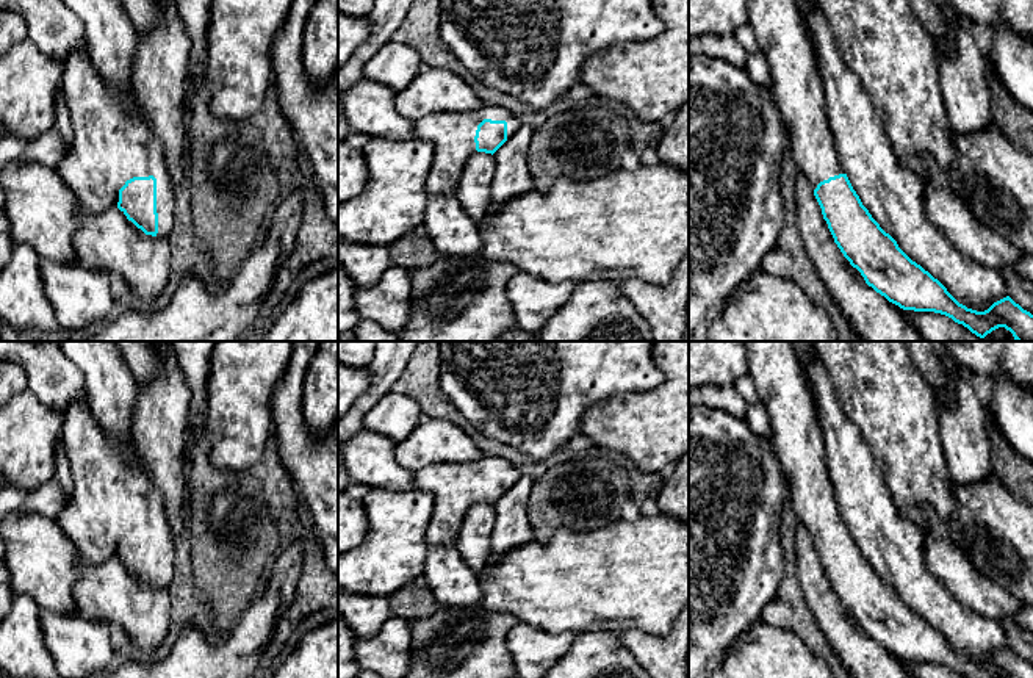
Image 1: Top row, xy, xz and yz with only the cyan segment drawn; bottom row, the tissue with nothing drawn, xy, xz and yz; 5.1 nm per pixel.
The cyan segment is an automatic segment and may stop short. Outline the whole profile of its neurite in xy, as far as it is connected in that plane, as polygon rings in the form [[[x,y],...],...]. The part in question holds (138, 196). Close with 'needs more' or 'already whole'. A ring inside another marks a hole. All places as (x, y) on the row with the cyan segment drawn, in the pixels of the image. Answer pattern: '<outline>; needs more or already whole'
[[[88,49],[72,53],[63,66],[61,94],[72,121],[72,141],[55,169],[91,213],[116,205],[146,235],[169,238],[175,224],[175,199],[164,147],[152,132],[133,88],[110,88],[94,67]]]; needs more

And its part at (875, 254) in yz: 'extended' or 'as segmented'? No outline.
extended

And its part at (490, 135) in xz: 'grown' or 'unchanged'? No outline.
grown

